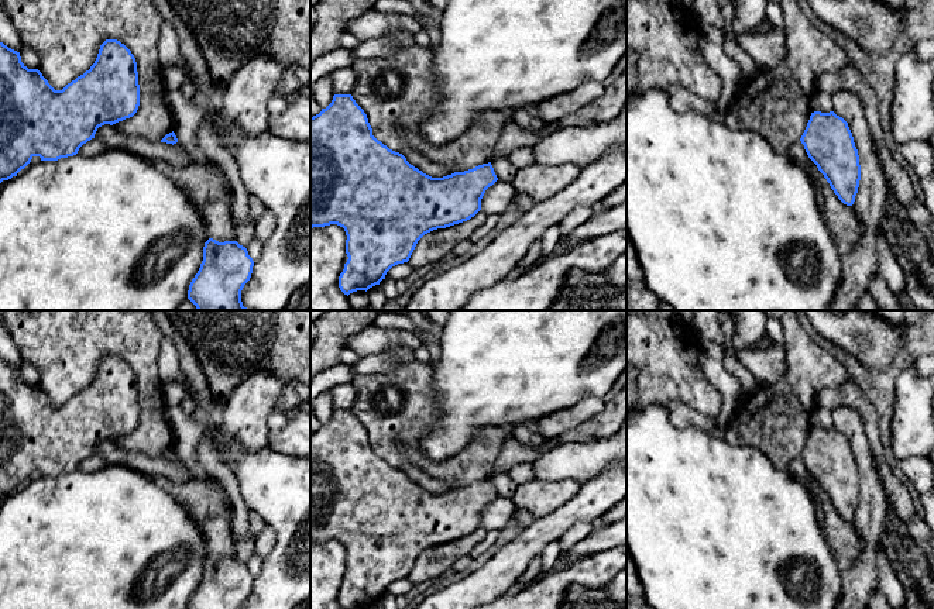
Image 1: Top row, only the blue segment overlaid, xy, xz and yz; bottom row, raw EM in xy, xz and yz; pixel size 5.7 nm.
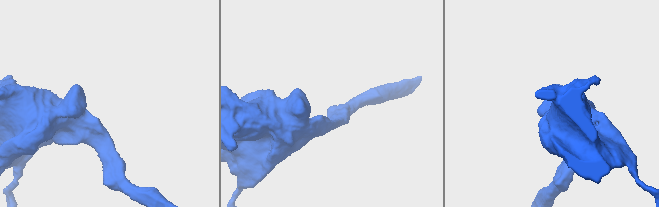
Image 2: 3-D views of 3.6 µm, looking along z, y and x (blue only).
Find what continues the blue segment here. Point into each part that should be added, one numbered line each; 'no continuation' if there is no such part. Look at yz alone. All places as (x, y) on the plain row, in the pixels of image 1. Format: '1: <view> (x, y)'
1: yz (796, 467)

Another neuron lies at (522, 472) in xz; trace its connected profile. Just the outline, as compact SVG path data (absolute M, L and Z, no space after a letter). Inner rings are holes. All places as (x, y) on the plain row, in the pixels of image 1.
M530 462L516 464L507 474L516 482L516 485L522 485L535 479L533 467Z

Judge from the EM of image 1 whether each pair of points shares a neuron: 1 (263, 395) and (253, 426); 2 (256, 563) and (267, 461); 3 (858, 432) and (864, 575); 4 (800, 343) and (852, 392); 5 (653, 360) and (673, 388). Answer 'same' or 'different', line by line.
1: same
2: different
3: same
4: different
5: same

